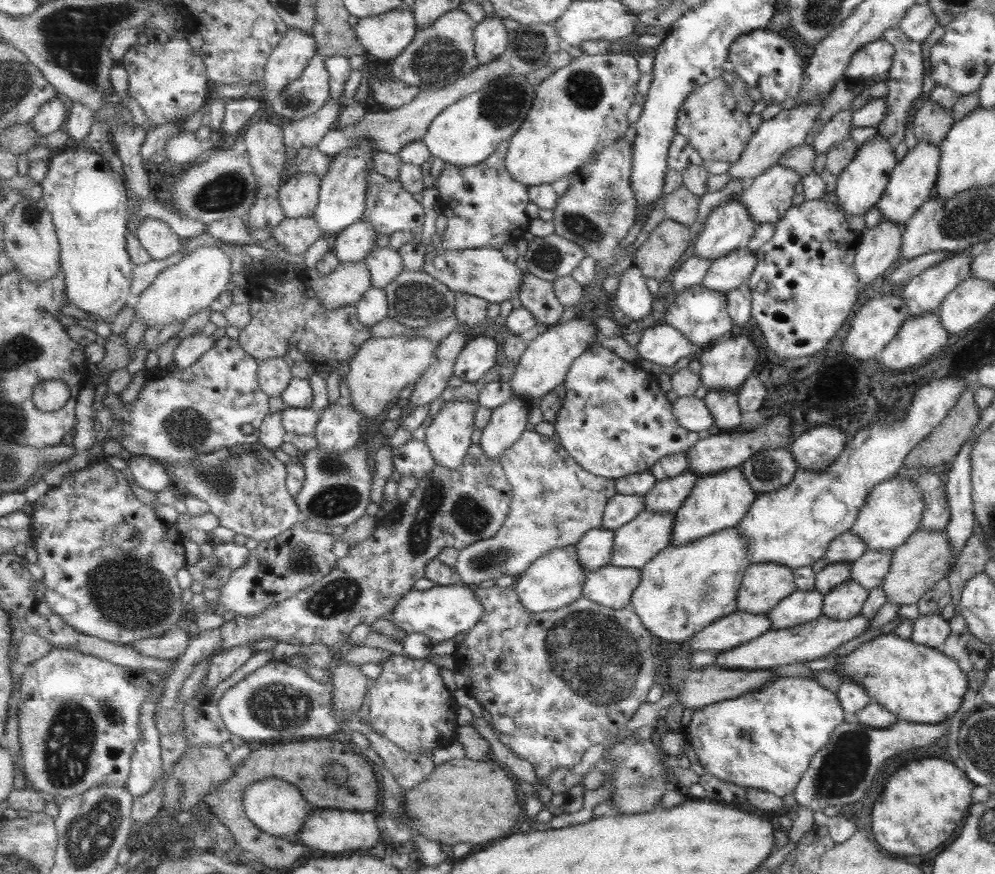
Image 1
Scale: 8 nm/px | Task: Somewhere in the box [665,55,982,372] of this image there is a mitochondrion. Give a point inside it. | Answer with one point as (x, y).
(969, 68)

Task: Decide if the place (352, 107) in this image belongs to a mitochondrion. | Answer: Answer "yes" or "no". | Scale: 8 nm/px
no

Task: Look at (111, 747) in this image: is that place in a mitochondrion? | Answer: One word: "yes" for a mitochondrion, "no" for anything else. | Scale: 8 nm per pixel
yes

